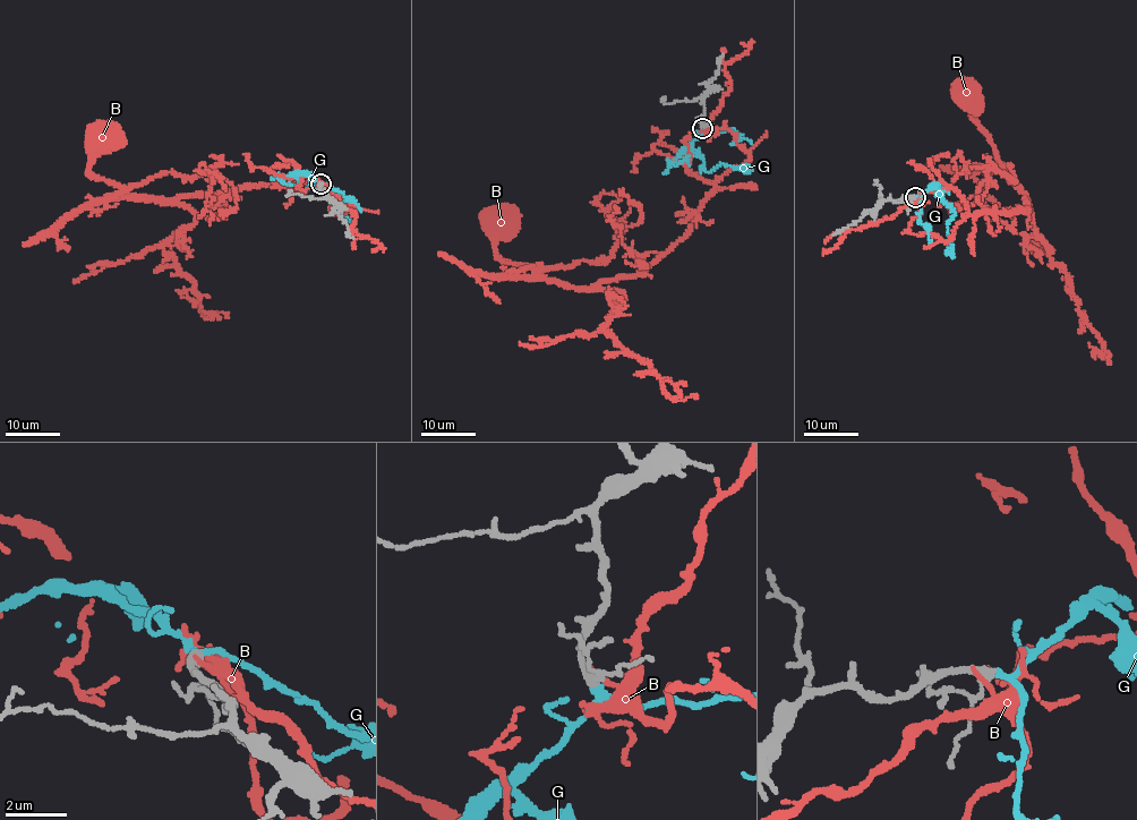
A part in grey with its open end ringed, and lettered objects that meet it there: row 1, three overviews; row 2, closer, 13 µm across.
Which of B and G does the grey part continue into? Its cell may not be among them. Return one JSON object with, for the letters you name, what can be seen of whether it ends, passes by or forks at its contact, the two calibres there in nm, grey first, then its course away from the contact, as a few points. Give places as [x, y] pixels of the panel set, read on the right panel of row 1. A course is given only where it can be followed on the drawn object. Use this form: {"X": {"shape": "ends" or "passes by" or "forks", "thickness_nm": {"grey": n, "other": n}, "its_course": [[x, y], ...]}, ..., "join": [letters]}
{"G": {"shape": "passes by", "thickness_nm": {"grey": 240, "other": 180}, "its_course": [[915, 198], [933, 186], [954, 211], [946, 227], [951, 258]]}, "join": ["G"]}

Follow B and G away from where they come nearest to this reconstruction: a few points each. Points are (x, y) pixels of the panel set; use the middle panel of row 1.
B: (702, 126), (726, 128), (749, 159), (631, 276), (547, 281), (496, 252), (496, 220)
G: (703, 128), (690, 147), (702, 159), (707, 170), (724, 162), (753, 169)

